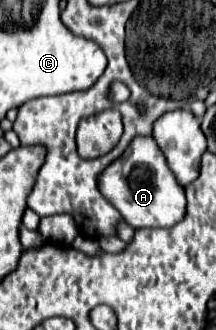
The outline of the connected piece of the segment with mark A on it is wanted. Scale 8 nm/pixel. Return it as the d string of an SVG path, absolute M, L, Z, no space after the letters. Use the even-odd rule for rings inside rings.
M138 135L126 147L126 153L118 157L112 165L108 165L98 175L100 193L120 211L122 219L130 223L134 229L140 227L172 227L186 213L186 197L184 187L180 187L170 173L166 159L152 137ZM126 155L128 155L128 175L126 171Z

